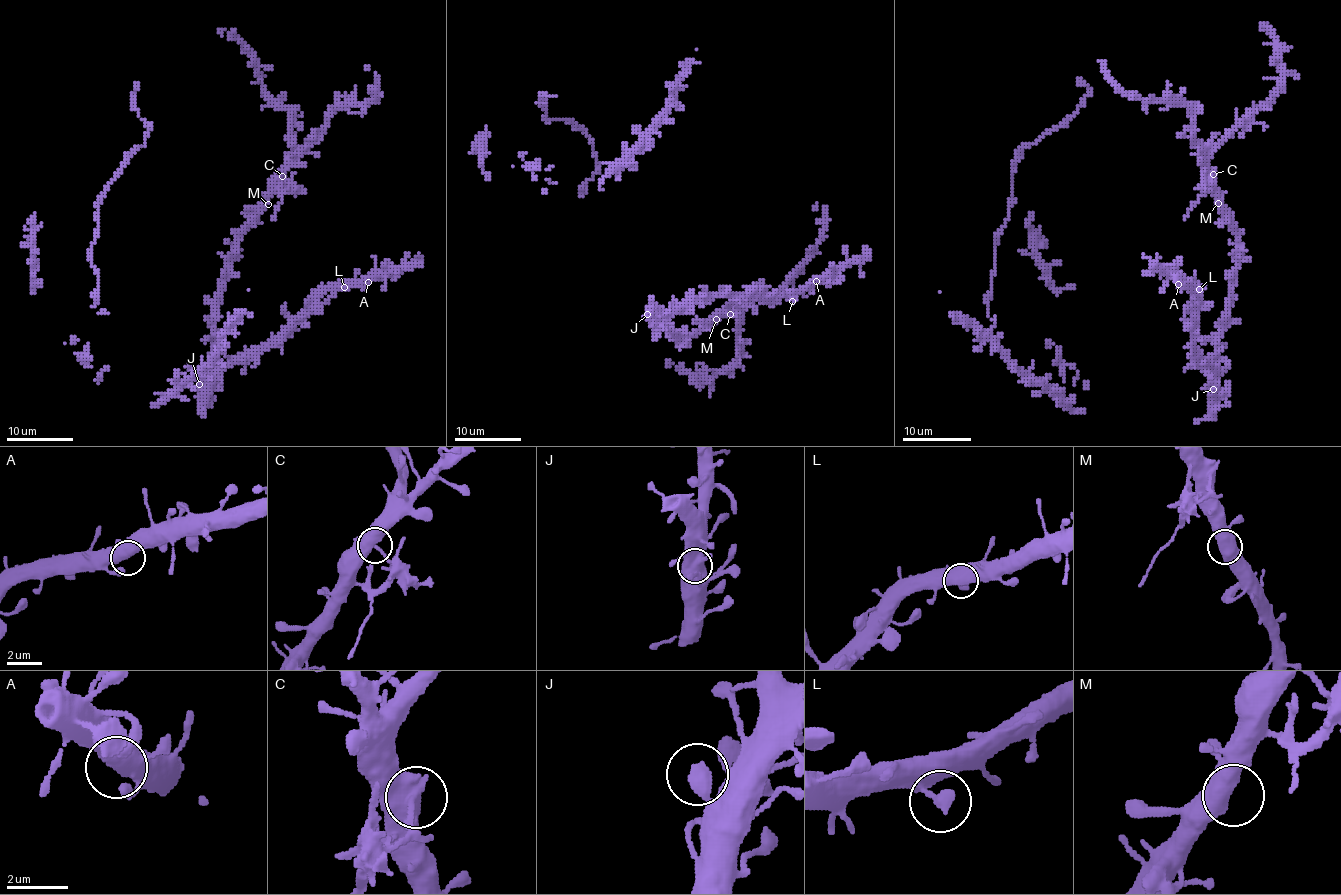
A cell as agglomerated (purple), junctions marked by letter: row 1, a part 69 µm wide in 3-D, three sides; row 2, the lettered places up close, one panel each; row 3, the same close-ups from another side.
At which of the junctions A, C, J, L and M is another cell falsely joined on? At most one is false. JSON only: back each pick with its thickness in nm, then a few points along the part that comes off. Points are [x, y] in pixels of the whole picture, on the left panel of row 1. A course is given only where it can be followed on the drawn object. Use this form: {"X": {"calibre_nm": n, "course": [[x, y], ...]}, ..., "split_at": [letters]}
{"C": {"calibre_nm": 440, "course": [[283, 175], [289, 187], [281, 197], [273, 219]]}, "split_at": ["C"]}

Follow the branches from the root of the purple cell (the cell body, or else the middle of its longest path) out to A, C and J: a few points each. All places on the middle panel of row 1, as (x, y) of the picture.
A: (650, 297), (654, 311), (677, 311), (711, 297), (794, 292), (809, 287), (816, 281)
C: (650, 297), (652, 309), (677, 337), (691, 337), (711, 319), (731, 314)
J: (650, 297), (652, 311), (647, 314)

